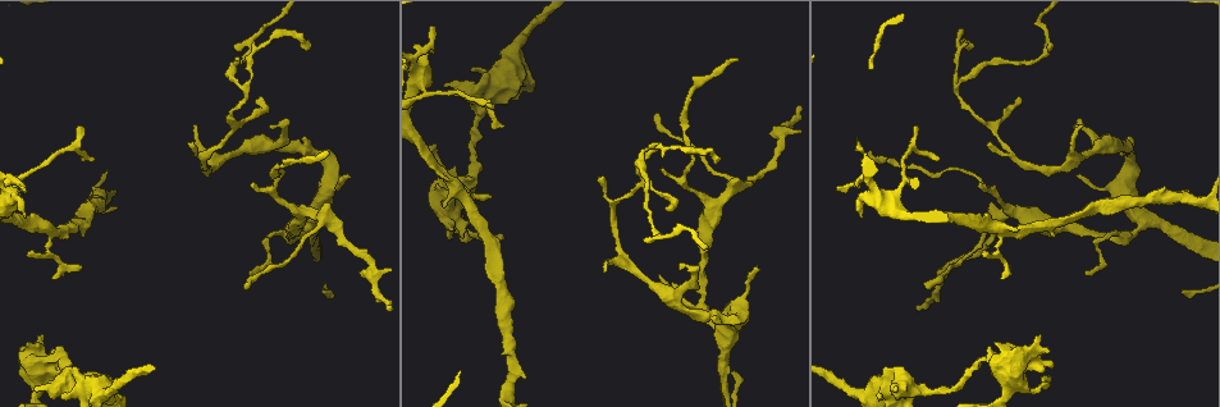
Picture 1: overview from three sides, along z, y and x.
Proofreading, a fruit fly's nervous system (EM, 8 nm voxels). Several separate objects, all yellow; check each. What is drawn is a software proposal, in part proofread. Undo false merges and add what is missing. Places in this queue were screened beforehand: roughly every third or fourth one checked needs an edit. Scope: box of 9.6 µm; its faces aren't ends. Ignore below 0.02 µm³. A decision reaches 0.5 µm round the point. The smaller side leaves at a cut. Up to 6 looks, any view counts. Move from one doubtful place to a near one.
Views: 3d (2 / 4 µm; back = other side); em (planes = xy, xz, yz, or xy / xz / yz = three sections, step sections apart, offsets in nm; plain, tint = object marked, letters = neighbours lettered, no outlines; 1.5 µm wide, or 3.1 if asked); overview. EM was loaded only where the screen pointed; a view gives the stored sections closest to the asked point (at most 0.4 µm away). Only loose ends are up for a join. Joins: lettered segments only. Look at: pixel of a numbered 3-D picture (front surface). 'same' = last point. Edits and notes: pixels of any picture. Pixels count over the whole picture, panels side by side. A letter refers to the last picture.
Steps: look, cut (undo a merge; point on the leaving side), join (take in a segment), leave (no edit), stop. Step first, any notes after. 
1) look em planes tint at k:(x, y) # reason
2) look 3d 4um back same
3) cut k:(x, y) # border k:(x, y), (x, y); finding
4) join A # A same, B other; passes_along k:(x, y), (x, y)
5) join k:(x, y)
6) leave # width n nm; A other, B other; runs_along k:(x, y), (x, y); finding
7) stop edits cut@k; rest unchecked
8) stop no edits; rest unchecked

look em planes letters at 1:(24, 189) # an open end

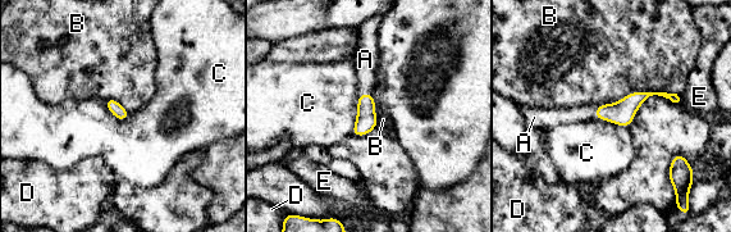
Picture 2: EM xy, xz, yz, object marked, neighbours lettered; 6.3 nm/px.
join A # A same, B other, C other, D other, E other; passes_along 2:(366, 121), (365, 94), (365, 59); the neuron continues

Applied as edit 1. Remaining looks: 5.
look overview

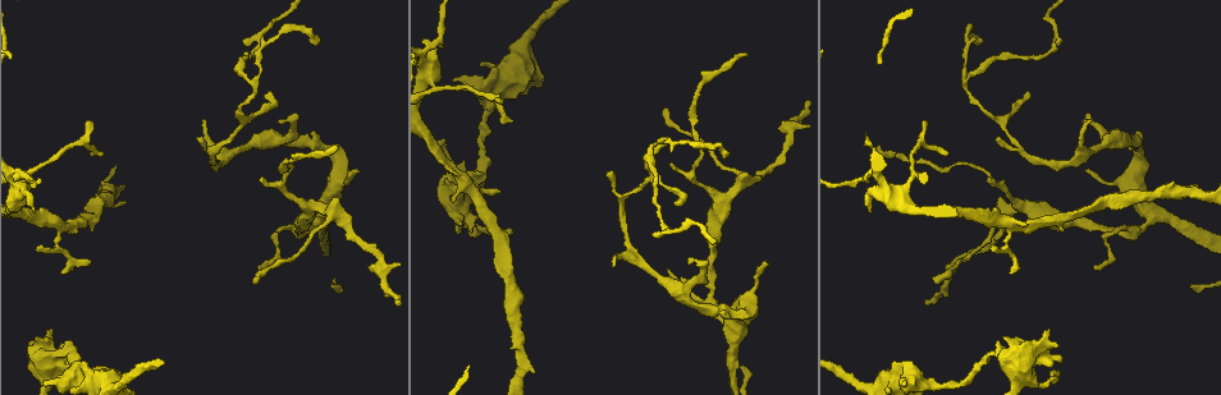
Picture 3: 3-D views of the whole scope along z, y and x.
look em planes letters at 3:(260, 269) # tapers out

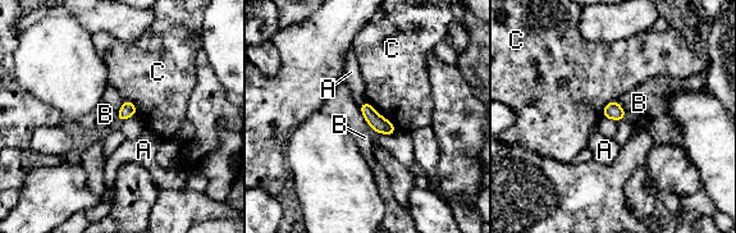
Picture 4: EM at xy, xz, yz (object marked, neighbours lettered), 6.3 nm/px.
leave # A other, B other, C other; border 4:(359, 105), (364, 119), (375, 133); no lettered segment goes on from it

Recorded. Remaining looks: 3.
look em planes letters at 3:(662, 223) # abrupt turn

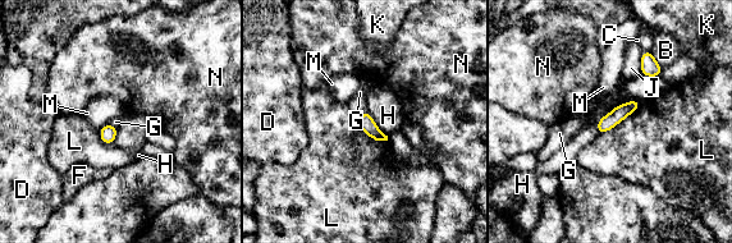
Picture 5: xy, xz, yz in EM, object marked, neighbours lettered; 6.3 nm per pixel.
leave # B other, C other, D other, F other, G other, H other, J other, K other, L other, M other, N other; border 5:(641, 101), (634, 111), (599, 134); all the same neuron

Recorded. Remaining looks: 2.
stop edits join@2; rest unchecked

